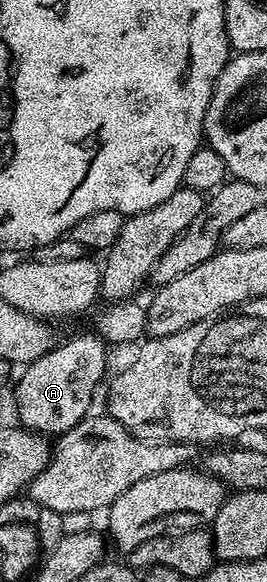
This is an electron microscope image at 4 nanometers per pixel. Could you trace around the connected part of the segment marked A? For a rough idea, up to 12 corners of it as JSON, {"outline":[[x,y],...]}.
{"outline":[[76,335],[27,364],[19,426],[59,437],[93,410],[108,351]]}

